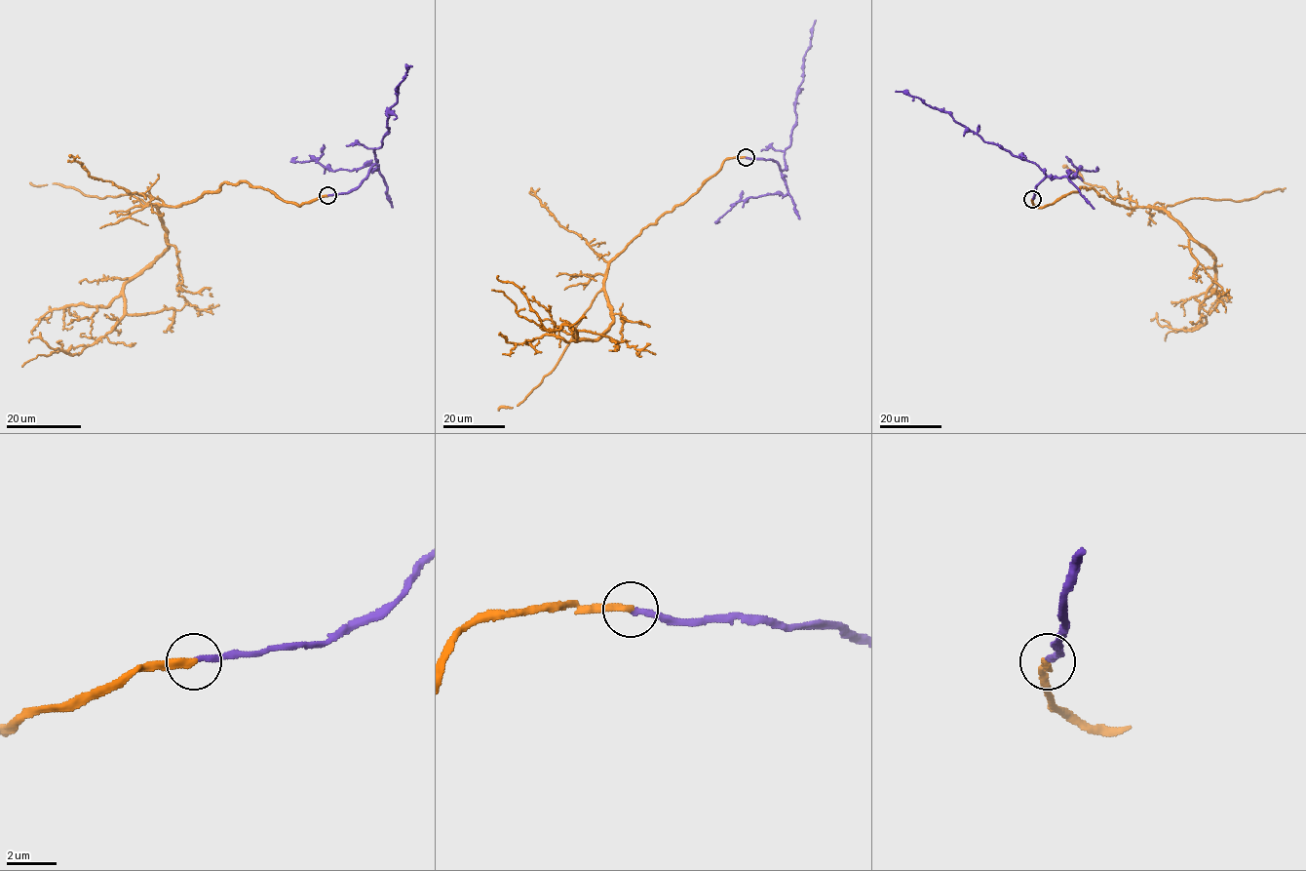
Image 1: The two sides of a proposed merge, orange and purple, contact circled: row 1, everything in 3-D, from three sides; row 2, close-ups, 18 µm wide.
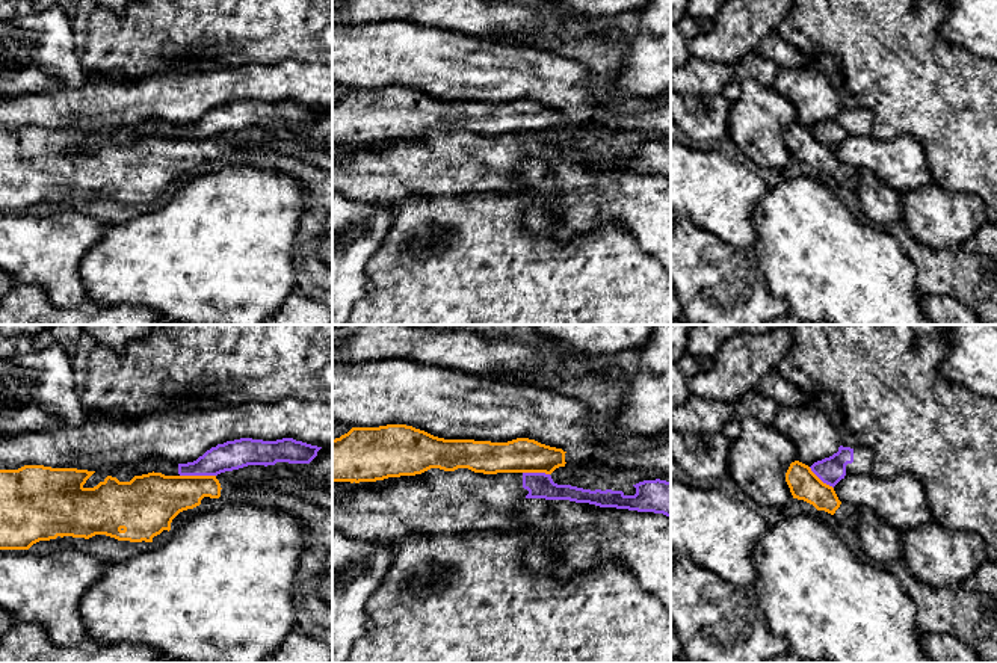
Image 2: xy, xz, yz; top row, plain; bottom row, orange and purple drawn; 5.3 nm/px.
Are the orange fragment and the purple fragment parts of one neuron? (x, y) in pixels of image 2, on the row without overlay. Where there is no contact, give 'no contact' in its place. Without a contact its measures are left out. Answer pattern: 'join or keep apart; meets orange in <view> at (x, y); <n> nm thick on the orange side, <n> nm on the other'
keep apart; meets orange in xy at (198, 138); 260 nm thick on the orange side, 160 nm on the other

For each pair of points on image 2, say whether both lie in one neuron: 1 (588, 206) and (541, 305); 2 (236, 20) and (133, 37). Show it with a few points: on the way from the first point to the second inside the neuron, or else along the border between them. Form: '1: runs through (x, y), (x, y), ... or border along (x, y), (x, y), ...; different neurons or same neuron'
1: border along (604, 222), (564, 242), (538, 233); different neurons
2: runs through (210, 20), (175, 20), (159, 27); same neuron

